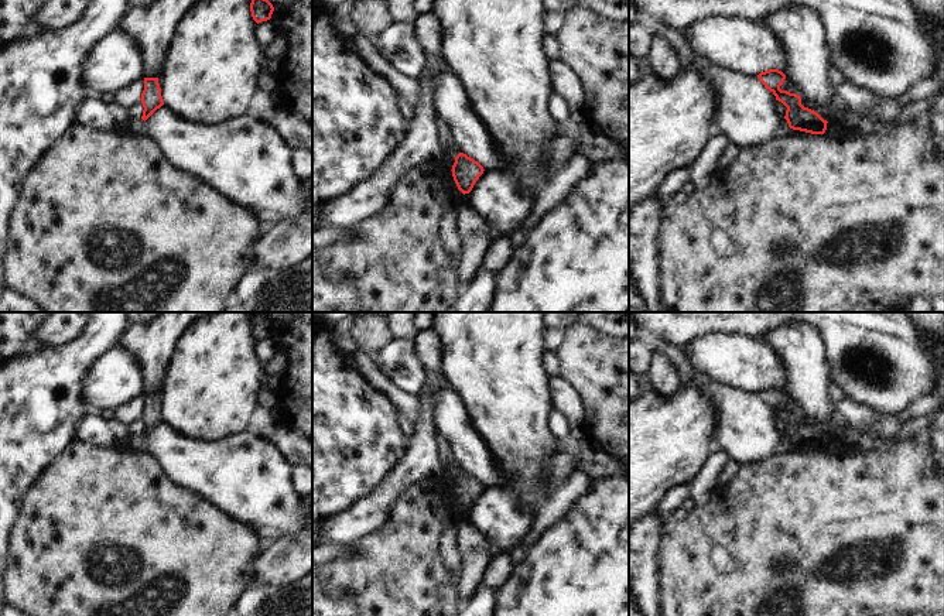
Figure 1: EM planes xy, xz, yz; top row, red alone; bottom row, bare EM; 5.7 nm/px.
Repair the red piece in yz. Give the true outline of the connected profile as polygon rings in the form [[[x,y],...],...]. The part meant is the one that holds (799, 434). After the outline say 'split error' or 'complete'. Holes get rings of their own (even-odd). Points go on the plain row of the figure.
[[[769,386],[757,391],[760,398],[769,405],[776,417],[781,418],[787,427],[784,435],[789,444],[793,446],[800,446],[811,451],[824,451],[827,446],[827,437],[824,437],[817,428],[804,424],[801,421],[800,411],[781,407],[786,391],[779,386]]]; complete

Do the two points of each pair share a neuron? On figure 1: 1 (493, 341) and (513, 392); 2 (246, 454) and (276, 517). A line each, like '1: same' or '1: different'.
1: same
2: same

